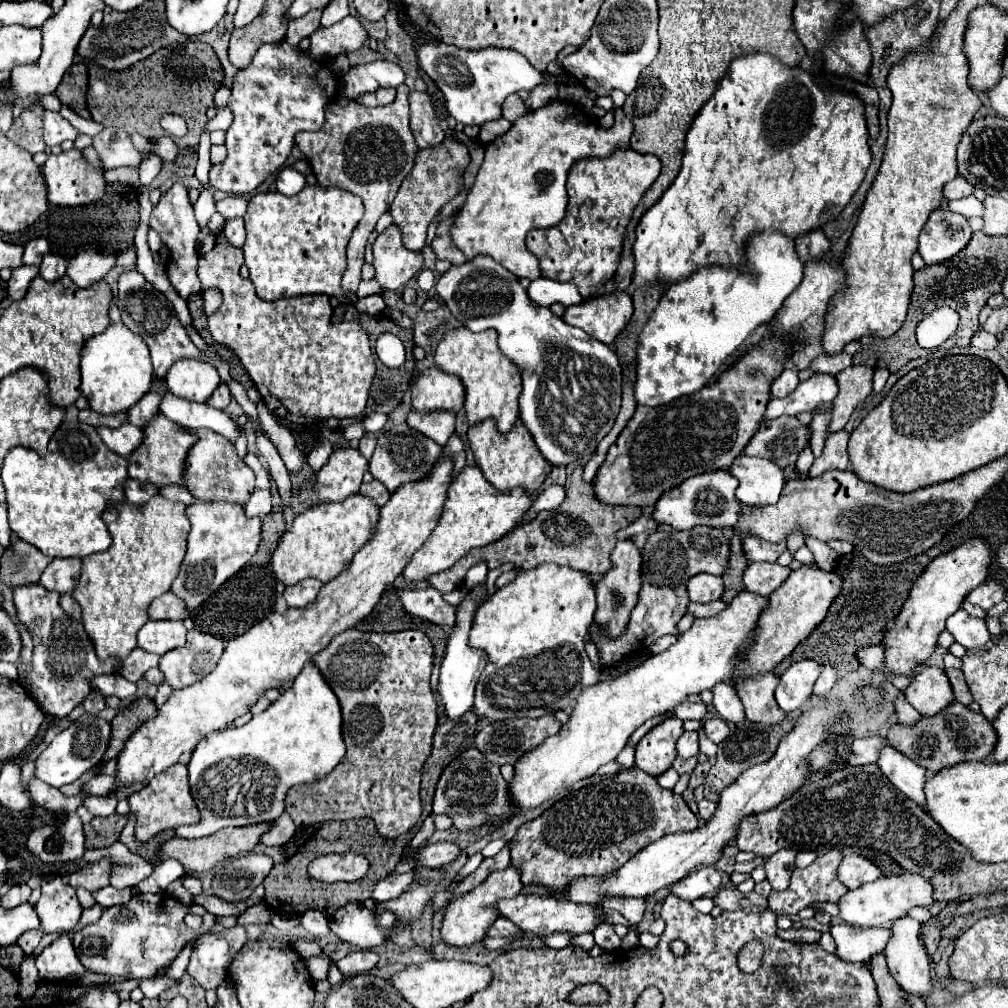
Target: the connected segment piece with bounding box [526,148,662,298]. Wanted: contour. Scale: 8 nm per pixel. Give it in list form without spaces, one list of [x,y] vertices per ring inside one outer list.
[[[618,148],[608,158],[576,160],[568,172],[568,208],[562,222],[544,230],[530,230],[526,246],[540,260],[544,278],[556,282],[572,282],[584,298],[608,278],[620,264],[622,240],[630,216],[660,174],[660,158],[640,154],[632,148]]]

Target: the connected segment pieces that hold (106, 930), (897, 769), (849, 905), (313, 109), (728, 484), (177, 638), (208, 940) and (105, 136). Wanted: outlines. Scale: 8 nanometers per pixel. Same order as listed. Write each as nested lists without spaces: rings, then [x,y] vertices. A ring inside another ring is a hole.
[[[166,892],[136,894],[122,906],[104,908],[96,924],[72,934],[72,942],[86,970],[118,978],[144,980],[154,976],[162,966],[172,964],[180,950],[196,936],[196,932],[184,922],[186,914],[190,914],[190,906]]]
[[[884,744],[878,752],[880,752],[880,756],[878,756],[876,764],[882,770],[882,774],[900,792],[904,792],[910,800],[924,806],[926,800],[924,800],[922,788],[924,788],[924,782],[926,782],[926,768],[914,764],[902,752],[894,750],[890,744]]]
[[[900,874],[900,876],[882,876],[876,882],[862,884],[856,890],[846,892],[840,902],[840,918],[842,922],[858,928],[872,928],[872,926],[886,926],[892,920],[906,916],[906,912],[914,906],[930,906],[934,902],[930,884],[918,874]]]
[[[286,40],[262,44],[250,66],[234,76],[228,102],[234,114],[234,122],[226,132],[228,156],[222,164],[210,168],[210,186],[230,194],[254,192],[286,162],[294,146],[294,134],[304,130],[304,124],[312,130],[322,128],[326,104],[334,92],[338,94],[338,88],[340,80],[330,62],[324,66],[308,50],[290,46]]]
[[[706,472],[700,476],[692,476],[684,480],[680,486],[664,492],[654,506],[652,518],[658,524],[668,524],[674,530],[690,530],[698,524],[712,526],[712,528],[732,528],[738,520],[740,502],[734,496],[738,482],[728,472]]]
[[[172,620],[146,622],[138,632],[138,648],[158,656],[182,648],[184,644],[186,644],[186,628],[182,622]]]
[[[236,926],[222,934],[202,936],[194,946],[188,972],[198,980],[204,990],[216,990],[226,978],[228,966],[246,944],[246,930]]]
[[[104,128],[94,138],[94,144],[92,146],[100,154],[106,170],[120,168],[120,166],[138,168],[150,156],[150,152],[146,152],[146,154],[144,152],[138,152],[132,146],[130,136],[124,130],[120,130],[120,128]]]

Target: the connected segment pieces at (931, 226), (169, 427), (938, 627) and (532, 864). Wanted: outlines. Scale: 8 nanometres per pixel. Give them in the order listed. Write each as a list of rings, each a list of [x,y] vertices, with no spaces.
[[[934,210],[920,232],[920,256],[926,264],[938,264],[960,252],[972,236],[968,220],[950,210]]]
[[[162,412],[156,414],[144,428],[142,444],[128,456],[128,476],[138,482],[152,482],[156,486],[164,484],[182,484],[184,472],[184,458],[190,446],[196,444],[198,436],[194,432],[186,432],[176,422],[168,420]]]
[[[974,538],[930,562],[924,574],[914,582],[910,598],[904,602],[900,614],[894,620],[894,626],[888,630],[888,638],[882,640],[886,652],[886,668],[890,672],[908,674],[934,652],[938,636],[946,628],[946,618],[960,608],[962,600],[974,588],[986,582],[992,558],[994,554],[990,544],[986,540]]]
[[[630,768],[598,784],[588,784],[580,790],[570,792],[562,800],[554,802],[554,806],[548,808],[542,816],[520,826],[512,840],[512,866],[516,866],[516,870],[520,872],[522,884],[534,882],[542,888],[548,888],[550,892],[560,892],[576,874],[610,874],[626,864],[636,852],[662,838],[664,834],[692,832],[696,828],[698,818],[686,806],[682,796],[674,794],[672,790],[660,788],[656,778],[648,776],[640,768]]]

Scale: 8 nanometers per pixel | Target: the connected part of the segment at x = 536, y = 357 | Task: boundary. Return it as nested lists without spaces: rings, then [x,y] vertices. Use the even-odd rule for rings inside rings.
[[[478,256],[474,262],[466,262],[466,264],[462,264],[462,266],[452,266],[446,274],[442,274],[440,276],[440,280],[438,280],[438,284],[436,284],[436,292],[438,292],[438,296],[444,300],[444,304],[450,308],[450,312],[460,320],[460,324],[464,324],[466,328],[470,328],[472,332],[480,332],[480,330],[486,330],[486,328],[496,328],[498,330],[498,342],[500,342],[500,350],[508,356],[508,358],[512,358],[512,362],[514,364],[518,364],[518,368],[522,370],[522,394],[520,394],[520,420],[524,422],[524,426],[530,430],[530,434],[534,436],[534,440],[536,440],[536,446],[540,448],[540,452],[544,454],[544,458],[548,460],[548,462],[552,462],[552,466],[558,466],[558,464],[570,464],[570,462],[576,462],[576,460],[580,460],[580,458],[588,458],[590,454],[594,454],[596,452],[596,448],[590,448],[590,444],[596,444],[596,442],[600,442],[608,432],[610,432],[610,428],[614,426],[614,420],[616,420],[616,416],[618,416],[618,412],[620,412],[620,402],[622,402],[622,390],[620,390],[620,360],[618,360],[618,356],[616,356],[616,350],[614,348],[610,348],[610,346],[604,346],[602,342],[598,342],[598,340],[594,340],[590,334],[586,334],[584,330],[580,330],[580,328],[574,328],[574,326],[568,326],[562,318],[558,318],[558,316],[554,316],[552,312],[550,312],[550,308],[544,308],[544,306],[538,306],[538,304],[532,304],[532,300],[530,300],[530,296],[526,294],[526,290],[518,284],[518,278],[516,276],[512,276],[506,268],[500,268],[500,264],[496,264],[490,256]],[[590,382],[600,382],[600,384],[604,384],[604,396],[602,394],[596,394],[596,392],[590,392]]]

